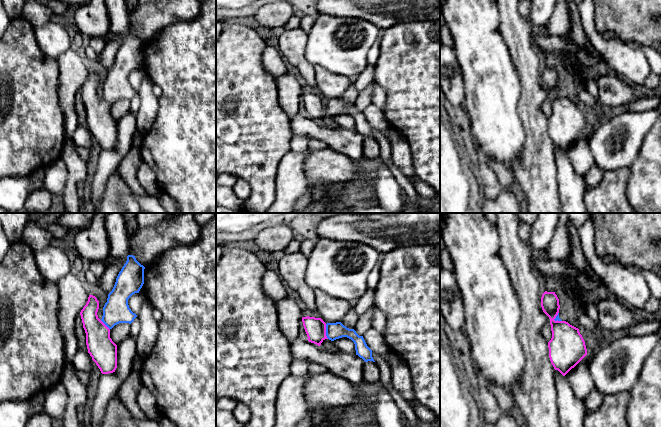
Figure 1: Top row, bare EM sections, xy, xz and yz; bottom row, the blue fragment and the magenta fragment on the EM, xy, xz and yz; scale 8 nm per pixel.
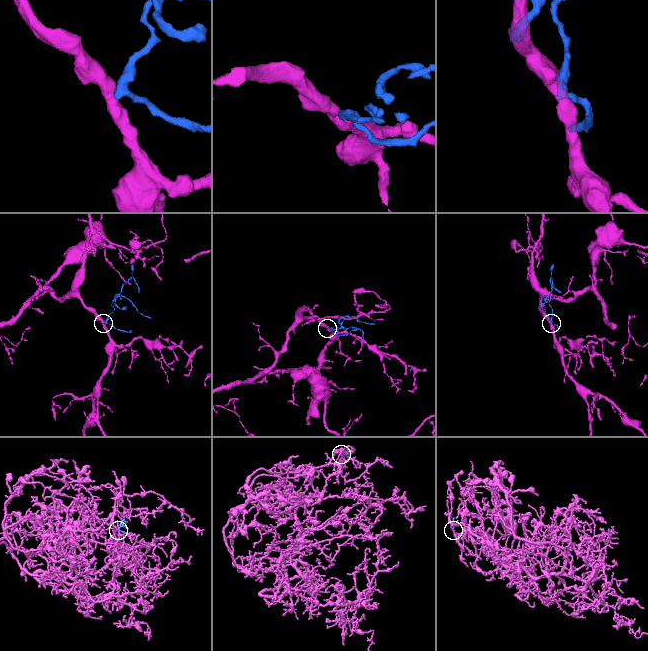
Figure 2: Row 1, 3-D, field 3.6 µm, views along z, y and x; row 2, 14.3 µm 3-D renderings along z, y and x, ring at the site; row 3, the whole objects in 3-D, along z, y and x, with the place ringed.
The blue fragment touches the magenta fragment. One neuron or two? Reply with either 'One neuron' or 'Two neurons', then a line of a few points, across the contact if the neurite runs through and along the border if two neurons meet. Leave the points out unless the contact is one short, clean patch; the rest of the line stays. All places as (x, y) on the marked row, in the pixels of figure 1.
One neuron. Line: xz (337, 330), (326, 331), (319, 331), (315, 328)

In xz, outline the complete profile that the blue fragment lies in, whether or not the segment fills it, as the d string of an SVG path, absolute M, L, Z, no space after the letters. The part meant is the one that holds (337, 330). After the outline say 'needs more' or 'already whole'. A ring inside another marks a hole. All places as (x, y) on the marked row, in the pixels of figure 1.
M309 316L302 317L302 322L309 342L320 346L325 339L334 341L347 337L354 342L356 355L365 362L375 362L372 357L372 350L367 346L363 336L359 336L354 329L347 328L341 322L326 324L321 318Z; needs more

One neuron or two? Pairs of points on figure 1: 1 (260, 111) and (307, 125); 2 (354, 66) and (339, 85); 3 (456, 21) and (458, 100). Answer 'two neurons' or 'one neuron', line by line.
1: two neurons
2: two neurons
3: two neurons

